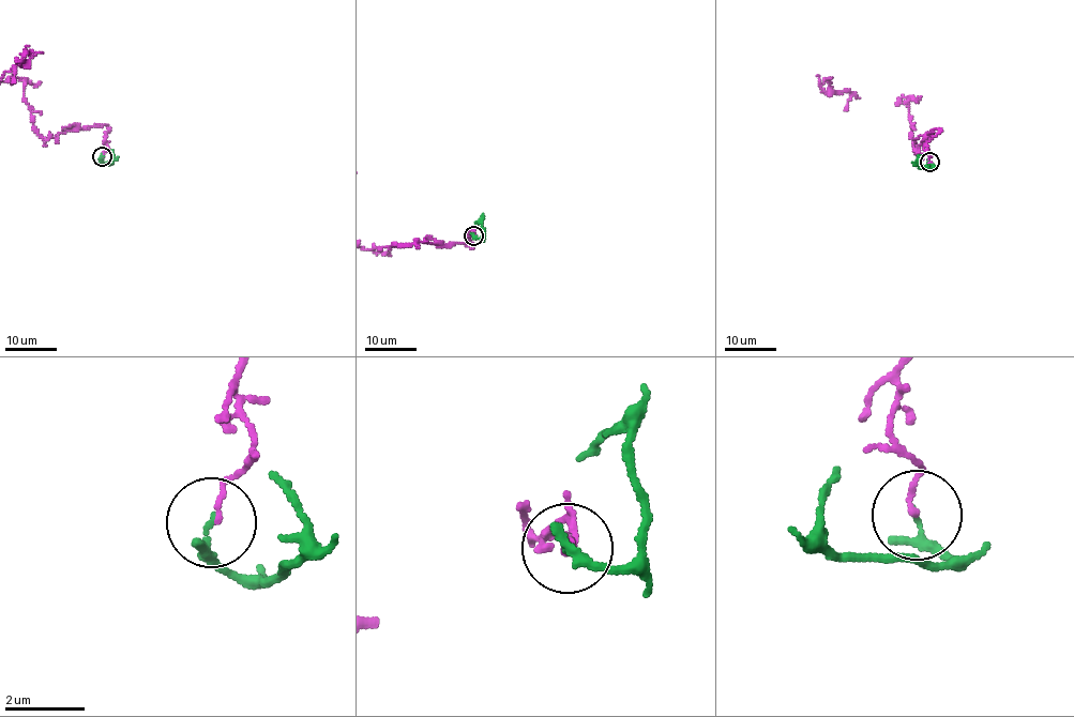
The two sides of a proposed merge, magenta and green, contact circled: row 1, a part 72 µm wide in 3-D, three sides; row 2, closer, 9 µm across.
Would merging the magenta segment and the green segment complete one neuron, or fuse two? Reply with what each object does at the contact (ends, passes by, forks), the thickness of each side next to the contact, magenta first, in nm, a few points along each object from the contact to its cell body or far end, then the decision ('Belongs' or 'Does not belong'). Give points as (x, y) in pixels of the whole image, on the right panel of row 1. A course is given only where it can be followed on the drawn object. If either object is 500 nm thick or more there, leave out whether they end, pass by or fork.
At the ring magenta ends. At the ring green passes by. Thickness 120 nm (magenta) against 150 nm. Course of green: (929, 162), (934, 168), (918, 165), (919, 155). Does not belong

